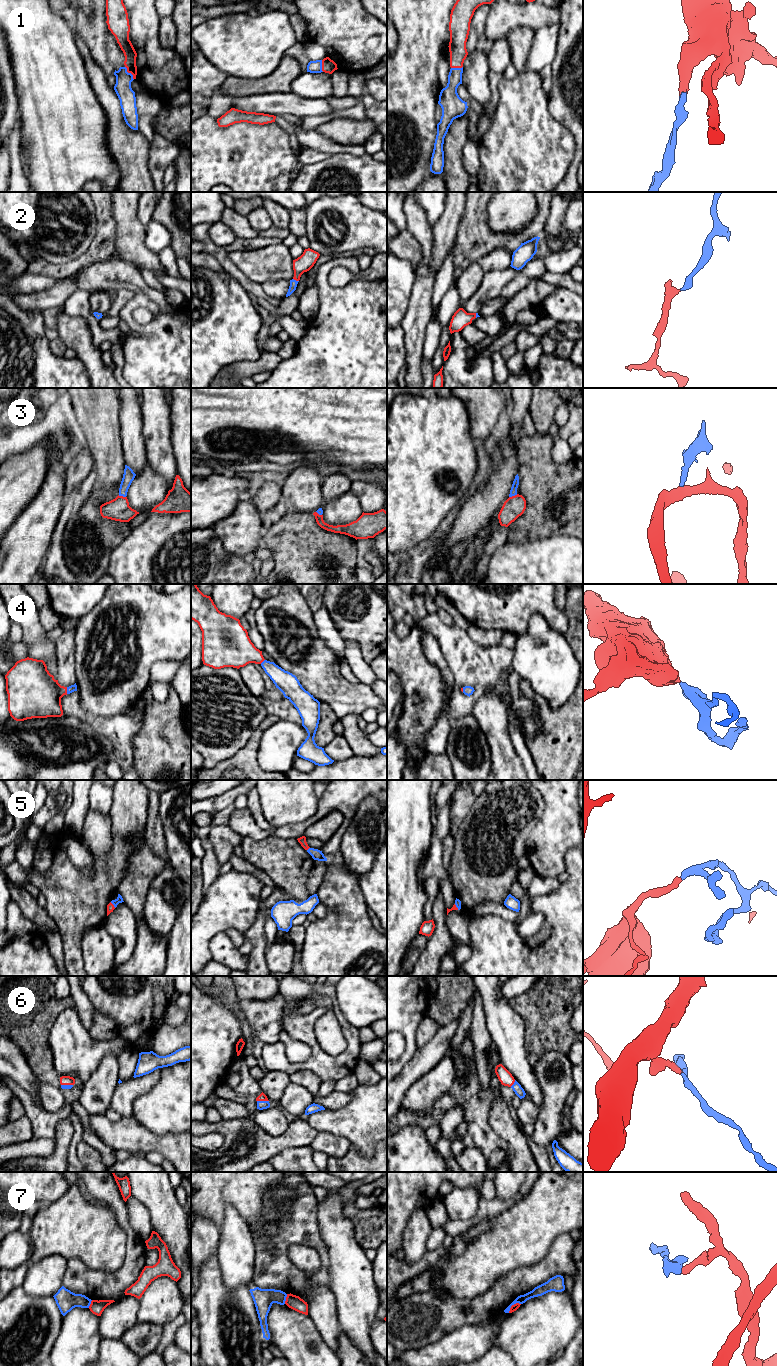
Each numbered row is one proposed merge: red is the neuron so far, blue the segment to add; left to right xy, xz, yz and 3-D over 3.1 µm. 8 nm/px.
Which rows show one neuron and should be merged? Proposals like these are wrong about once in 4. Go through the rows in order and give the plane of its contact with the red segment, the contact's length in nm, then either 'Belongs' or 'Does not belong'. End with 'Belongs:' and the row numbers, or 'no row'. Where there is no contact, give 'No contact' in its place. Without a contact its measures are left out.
1: Touches red in xy. Shared border 130 nm. Belongs
2: Touches red in xz. Shared border 50 nm. Belongs
3: Touches red in yz. Shared border 80 nm. Belongs
4: Touches red in xy. Shared border 60 nm. Belongs
5: Touches red in xy. Shared border 60 nm. Belongs
6: Touches red in xz. Shared border 100 nm. Belongs
7: Touches red in yz. Shared border 130 nm. Does not belong
Belongs: 1, 2, 3, 4, 5, 6

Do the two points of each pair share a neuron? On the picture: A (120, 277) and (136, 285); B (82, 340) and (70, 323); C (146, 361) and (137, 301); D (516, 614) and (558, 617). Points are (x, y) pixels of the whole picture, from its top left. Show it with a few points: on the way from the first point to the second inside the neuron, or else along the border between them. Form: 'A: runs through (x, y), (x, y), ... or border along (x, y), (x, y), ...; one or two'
A: runs through (124, 277), (128, 277), (132, 281); one
B: runs through (78, 336), (70, 327); one
C: runs through (146, 346), (147, 336), (129, 320), (129, 316); one
D: runs through (526, 608), (546, 608), (548, 610); one

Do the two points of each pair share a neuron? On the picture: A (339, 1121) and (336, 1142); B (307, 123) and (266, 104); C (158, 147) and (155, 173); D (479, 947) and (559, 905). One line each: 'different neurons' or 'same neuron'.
A: different neurons
B: different neurons
C: same neuron
D: same neuron

